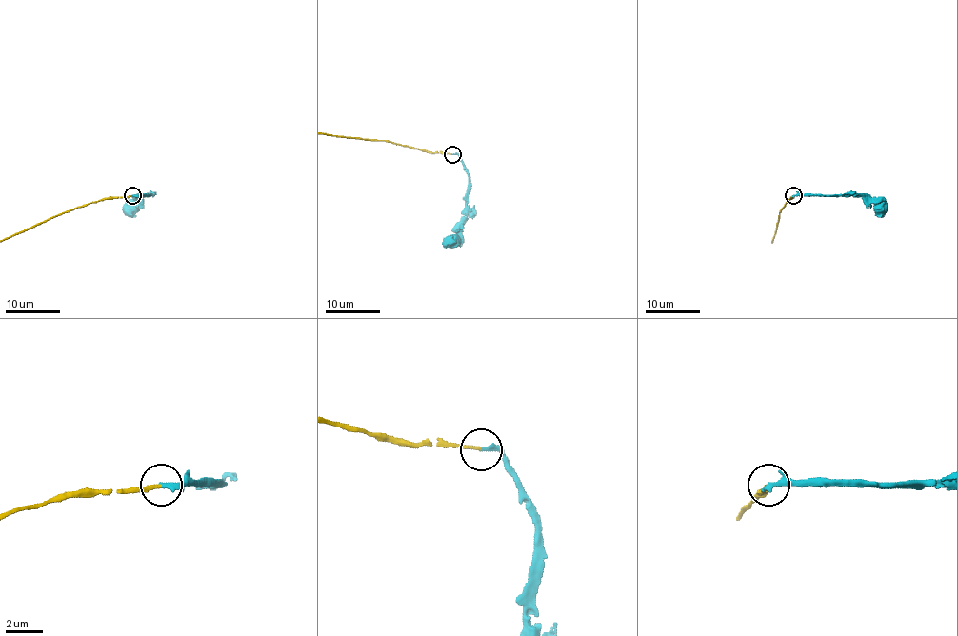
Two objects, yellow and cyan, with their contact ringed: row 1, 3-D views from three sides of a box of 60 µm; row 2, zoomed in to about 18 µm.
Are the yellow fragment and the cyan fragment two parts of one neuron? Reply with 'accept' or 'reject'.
accept

